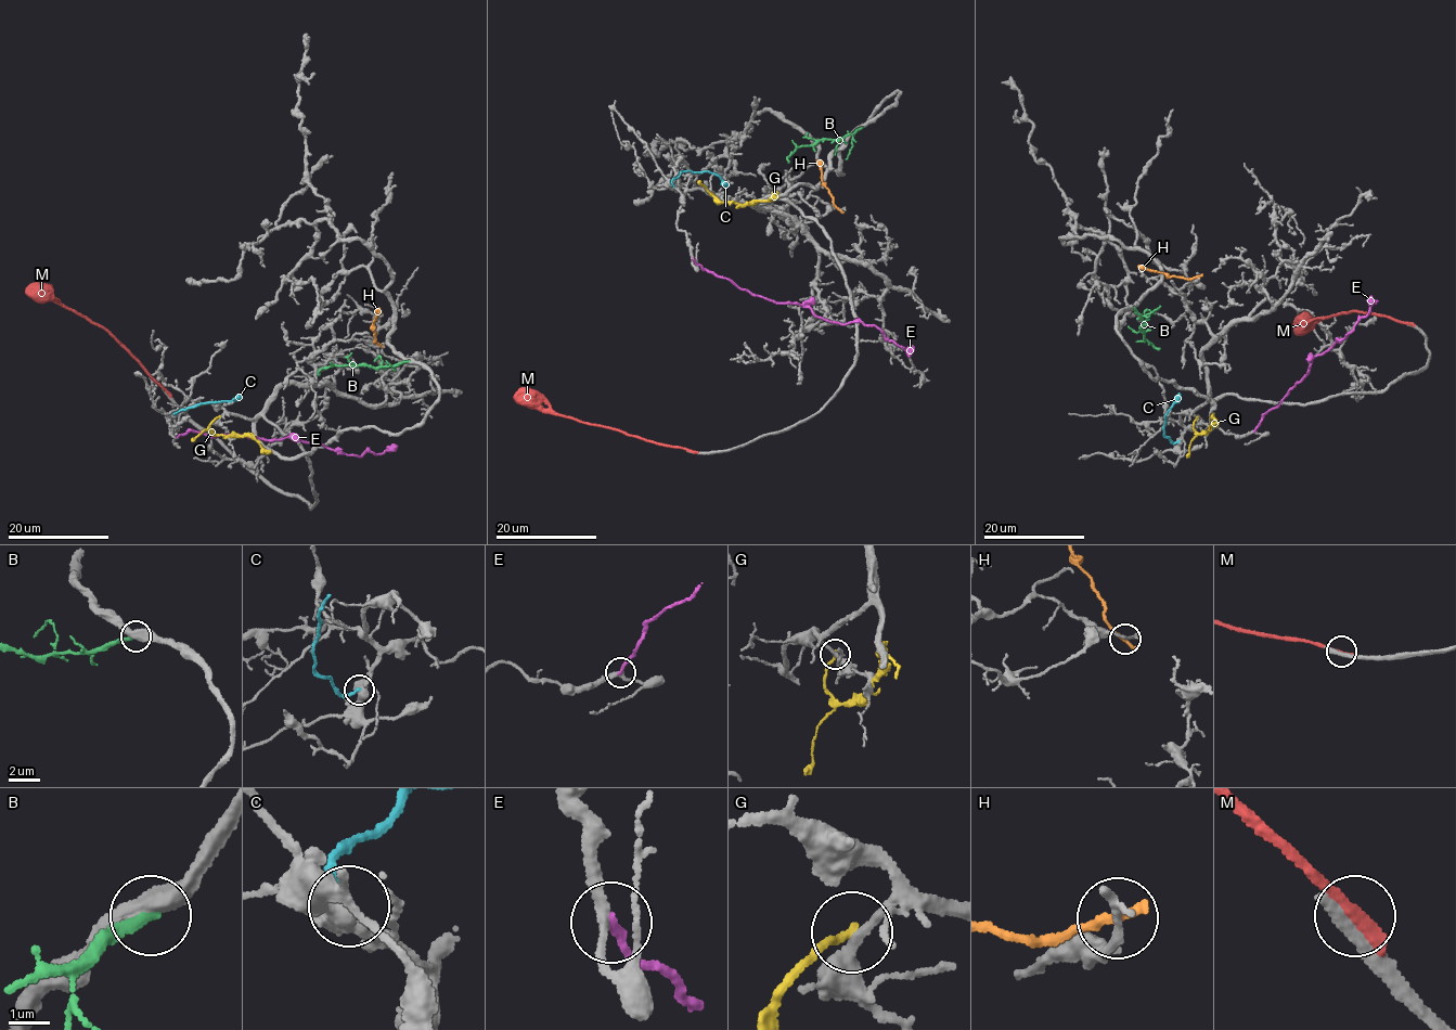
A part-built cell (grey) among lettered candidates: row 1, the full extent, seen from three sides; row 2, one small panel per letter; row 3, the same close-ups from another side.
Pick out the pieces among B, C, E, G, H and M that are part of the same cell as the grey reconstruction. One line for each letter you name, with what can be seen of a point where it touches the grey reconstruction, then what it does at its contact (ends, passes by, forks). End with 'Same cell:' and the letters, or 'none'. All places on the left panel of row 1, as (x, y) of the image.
Same cell: none

